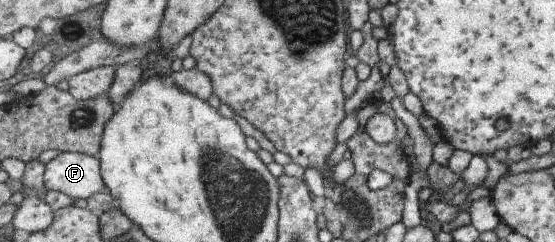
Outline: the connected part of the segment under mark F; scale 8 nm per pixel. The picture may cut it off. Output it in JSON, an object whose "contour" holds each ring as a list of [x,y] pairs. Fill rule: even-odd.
{"contour":[[[80,151],[63,152],[46,164],[46,187],[86,201],[107,191],[99,157]]]}

